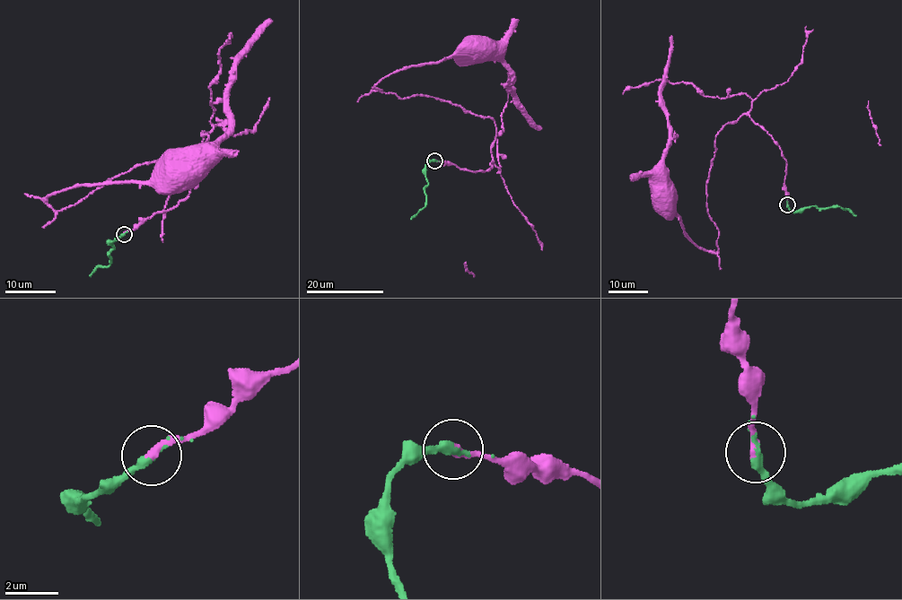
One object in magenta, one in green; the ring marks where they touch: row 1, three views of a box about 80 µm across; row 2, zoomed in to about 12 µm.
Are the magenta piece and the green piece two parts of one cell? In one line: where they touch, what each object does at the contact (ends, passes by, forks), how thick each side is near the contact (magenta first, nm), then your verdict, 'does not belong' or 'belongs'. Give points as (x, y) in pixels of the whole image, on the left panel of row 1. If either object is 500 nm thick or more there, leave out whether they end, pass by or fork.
place (124, 234); magenta ends; green ends; calibres 280 and 320 nm; belongs

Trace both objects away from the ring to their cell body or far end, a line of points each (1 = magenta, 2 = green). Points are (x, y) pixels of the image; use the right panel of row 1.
1: (788, 204), (782, 152), (745, 114), (715, 138), (706, 197), (716, 253), (684, 231), (663, 158), (671, 35)
2: (788, 204), (792, 212), (812, 206), (840, 206), (856, 215)

